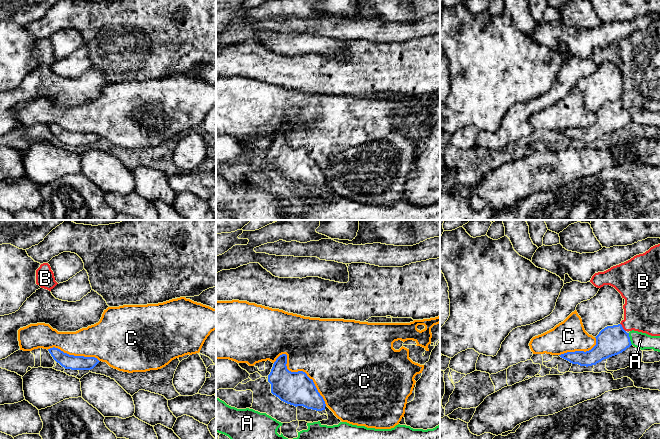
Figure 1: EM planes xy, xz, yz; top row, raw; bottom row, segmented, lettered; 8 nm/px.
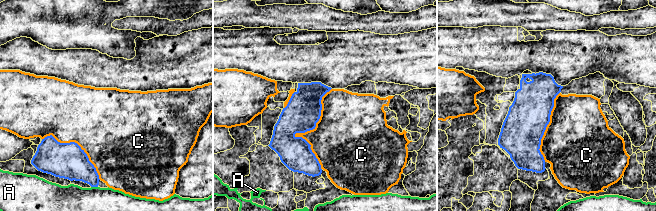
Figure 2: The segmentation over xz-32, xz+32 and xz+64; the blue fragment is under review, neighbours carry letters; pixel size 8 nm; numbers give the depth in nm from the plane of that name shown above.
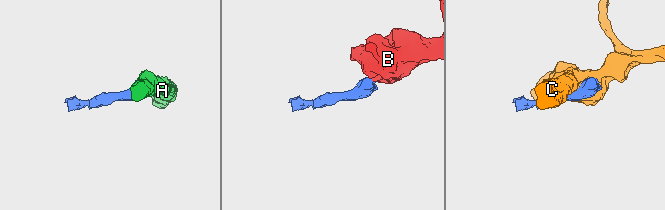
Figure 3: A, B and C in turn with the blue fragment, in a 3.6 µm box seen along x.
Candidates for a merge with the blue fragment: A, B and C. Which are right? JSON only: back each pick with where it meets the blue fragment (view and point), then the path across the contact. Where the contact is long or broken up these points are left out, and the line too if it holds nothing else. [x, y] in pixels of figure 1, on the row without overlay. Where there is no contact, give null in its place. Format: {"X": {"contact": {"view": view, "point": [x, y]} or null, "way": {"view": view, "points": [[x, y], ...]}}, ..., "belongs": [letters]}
{"B": {"contact": {"view": "yz", "point": [622, 103]}, "way": {"view": "yz", "points": [[612, 116], [622, 103], [639, 86], [642, 79]]}}, "belongs": ["B"]}

